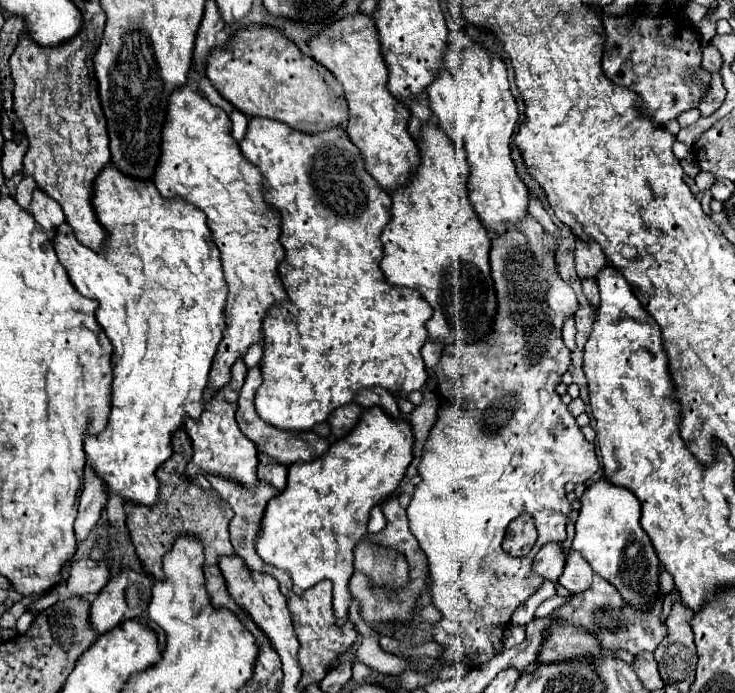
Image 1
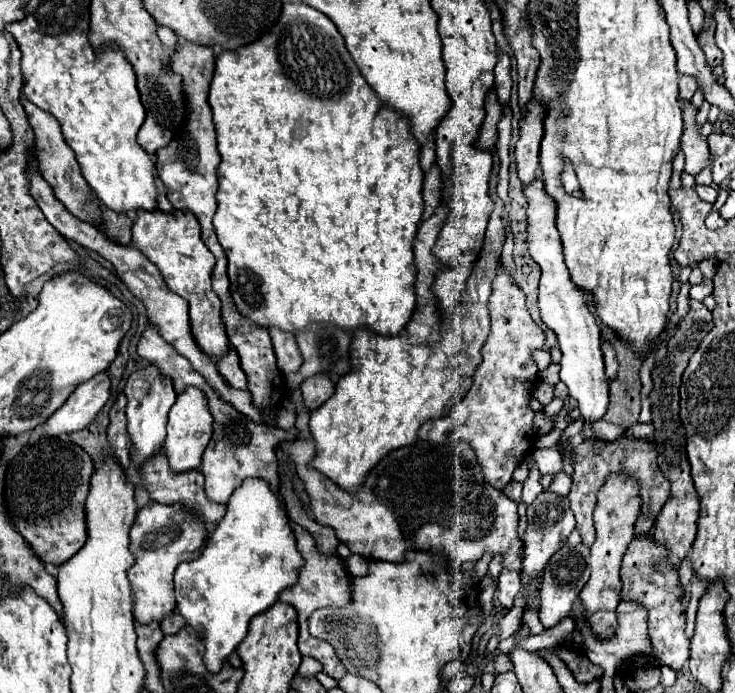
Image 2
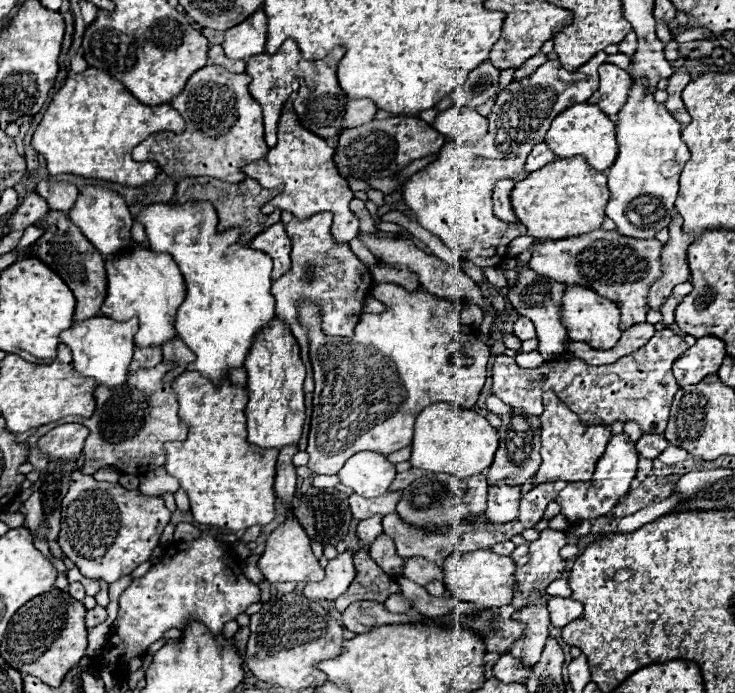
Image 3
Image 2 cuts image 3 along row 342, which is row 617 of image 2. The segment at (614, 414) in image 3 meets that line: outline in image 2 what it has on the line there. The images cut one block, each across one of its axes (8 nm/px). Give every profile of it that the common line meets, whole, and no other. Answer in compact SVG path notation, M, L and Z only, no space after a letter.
M638 536L630 542L624 554L620 578L622 578L622 600L636 602L648 612L648 636L652 644L652 656L656 658L652 664L668 666L670 670L678 672L688 662L690 656L688 636L684 632L686 608L682 604L686 592L678 580L678 566L668 560L668 550L656 544L652 536Z

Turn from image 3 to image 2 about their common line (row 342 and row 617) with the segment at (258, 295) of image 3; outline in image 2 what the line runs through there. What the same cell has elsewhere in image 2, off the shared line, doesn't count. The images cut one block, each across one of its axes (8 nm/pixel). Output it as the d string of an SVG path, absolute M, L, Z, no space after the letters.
M246 478L244 484L230 496L230 502L226 504L226 516L218 522L216 530L208 538L202 556L194 562L182 562L174 576L176 608L188 620L188 624L202 634L206 646L206 668L210 672L218 672L222 668L224 660L246 636L252 616L270 608L278 600L278 594L298 580L298 568L302 566L304 560L296 550L296 538L288 524L284 500L270 488L266 480Z

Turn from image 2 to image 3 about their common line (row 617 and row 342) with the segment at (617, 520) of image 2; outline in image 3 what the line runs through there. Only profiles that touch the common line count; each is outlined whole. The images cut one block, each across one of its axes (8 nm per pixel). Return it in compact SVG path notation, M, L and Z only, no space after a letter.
M566 286L562 296L562 322L568 328L570 340L586 342L598 350L612 348L622 336L622 330L618 328L620 308L614 306L614 302L610 302L608 298L602 298L582 286Z

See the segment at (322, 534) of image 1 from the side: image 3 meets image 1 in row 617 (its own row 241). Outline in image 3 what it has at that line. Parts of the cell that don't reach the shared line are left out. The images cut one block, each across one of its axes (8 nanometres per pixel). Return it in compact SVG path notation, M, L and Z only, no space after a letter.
M290 96L282 108L282 116L278 122L278 144L268 150L264 160L248 164L244 172L250 178L256 178L264 188L276 188L278 184L284 184L284 192L278 194L272 202L268 202L262 208L262 214L270 214L274 212L274 208L280 208L284 212L292 212L298 220L306 220L318 212L332 212L334 240L338 244L346 244L348 240L356 238L360 232L360 222L356 214L348 208L348 202L354 198L354 192L350 190L348 180L344 180L334 166L334 160L332 160L334 150L326 144L326 140L308 132L298 122L292 102L294 102L294 96Z

